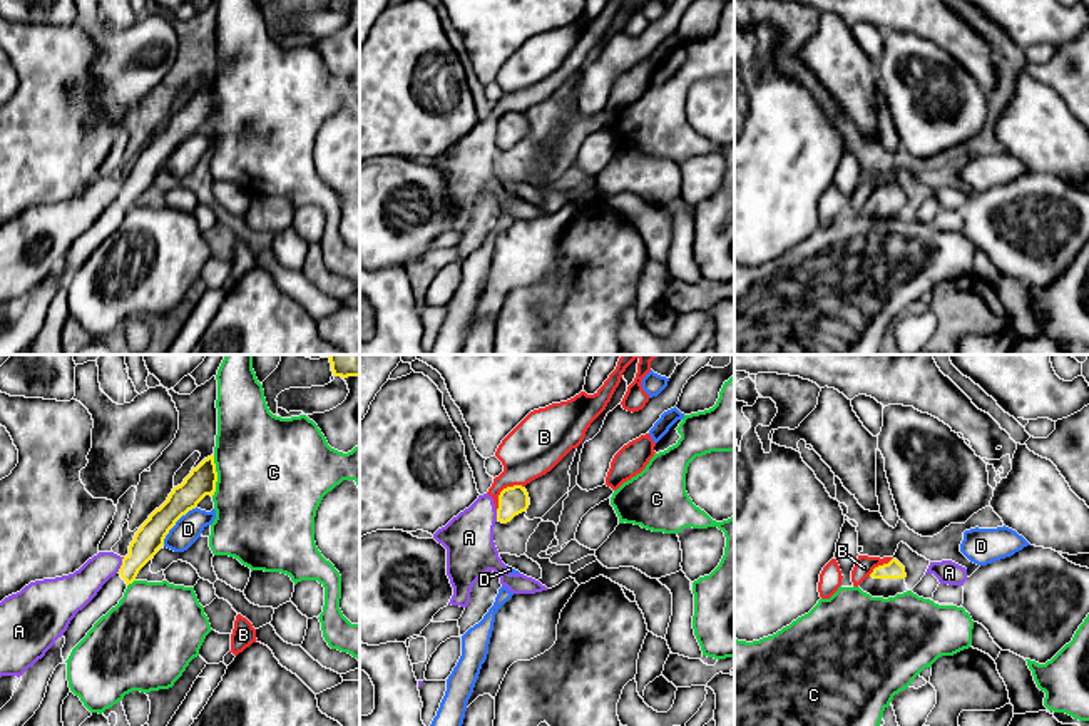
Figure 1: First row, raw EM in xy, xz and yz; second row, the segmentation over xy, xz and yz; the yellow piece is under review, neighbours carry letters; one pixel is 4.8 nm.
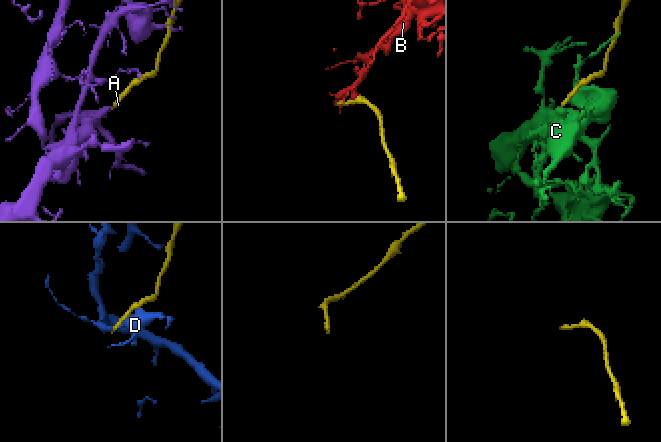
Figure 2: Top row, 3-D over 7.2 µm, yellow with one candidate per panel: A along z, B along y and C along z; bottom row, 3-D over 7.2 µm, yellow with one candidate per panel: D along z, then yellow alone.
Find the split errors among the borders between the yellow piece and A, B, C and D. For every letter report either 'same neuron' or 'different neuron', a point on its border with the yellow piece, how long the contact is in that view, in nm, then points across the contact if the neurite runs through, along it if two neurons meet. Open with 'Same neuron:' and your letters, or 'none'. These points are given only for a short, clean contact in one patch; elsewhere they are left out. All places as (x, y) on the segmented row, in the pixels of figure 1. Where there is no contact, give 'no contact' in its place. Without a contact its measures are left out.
Same neuron: none
A: different neuron; contact xy (121, 566); length 70 nm; border xy (122, 559), (117, 571)
B: different neuron; contact xz (504, 489); length 180 nm; border xz (524, 485), (507, 485), (501, 492), (495, 509)
C: different neuron; contact xy (216, 475); length 200 nm
D: different neuron; contact xy (174, 524); length 260 nm

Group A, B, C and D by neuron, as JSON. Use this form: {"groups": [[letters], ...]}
{"groups": [["A"], ["B"], ["C"], ["D"]]}

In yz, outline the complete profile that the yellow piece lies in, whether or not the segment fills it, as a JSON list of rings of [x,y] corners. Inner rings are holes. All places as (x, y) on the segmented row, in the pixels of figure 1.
[[[892,559],[888,564],[875,567],[858,587],[872,597],[888,599],[908,591],[905,577],[905,567]]]

